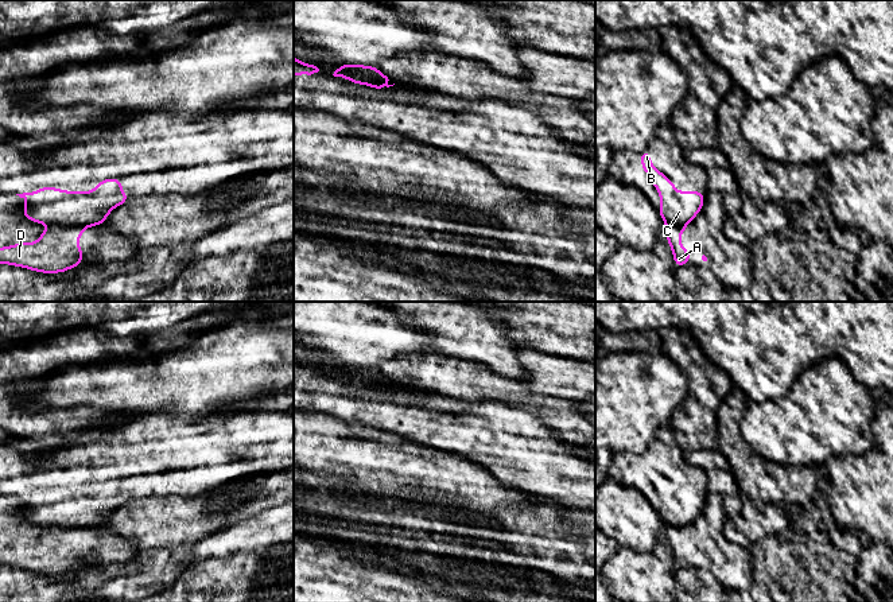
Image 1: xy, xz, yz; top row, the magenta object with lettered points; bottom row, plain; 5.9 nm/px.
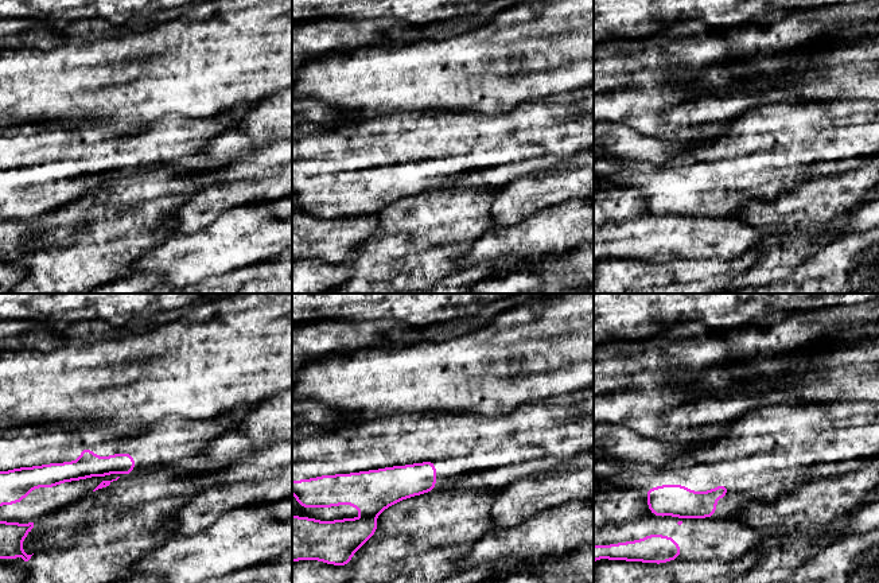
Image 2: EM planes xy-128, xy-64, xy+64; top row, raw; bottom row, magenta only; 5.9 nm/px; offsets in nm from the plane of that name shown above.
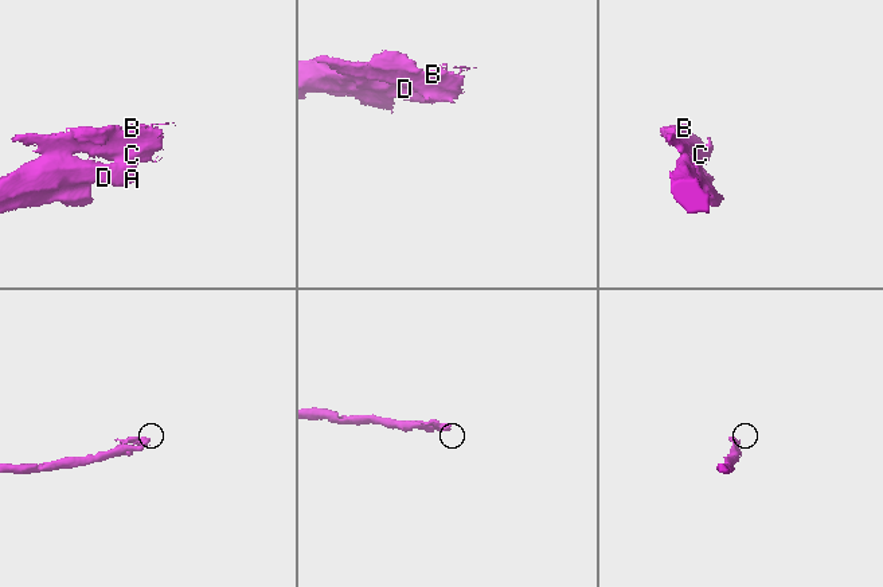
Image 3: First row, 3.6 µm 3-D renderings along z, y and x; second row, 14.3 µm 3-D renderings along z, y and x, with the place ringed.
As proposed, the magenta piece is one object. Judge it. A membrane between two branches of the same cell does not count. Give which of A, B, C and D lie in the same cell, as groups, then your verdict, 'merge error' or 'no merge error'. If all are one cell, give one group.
groups A D / B C; merge error

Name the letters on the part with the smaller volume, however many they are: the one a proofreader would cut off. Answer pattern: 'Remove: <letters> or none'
Remove: B, C

